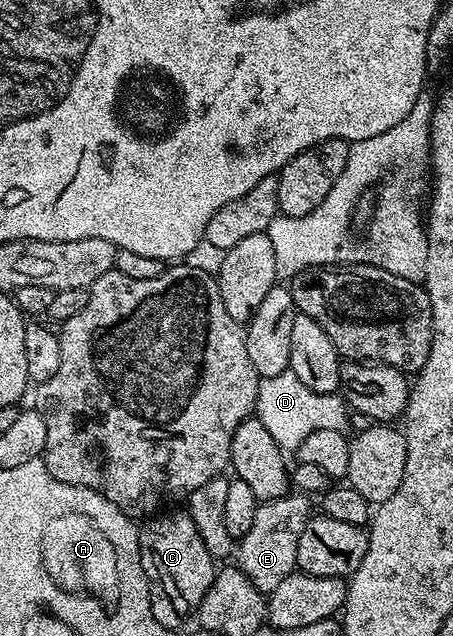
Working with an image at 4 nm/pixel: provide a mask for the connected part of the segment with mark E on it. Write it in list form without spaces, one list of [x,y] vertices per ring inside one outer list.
[[[289,492],[283,498],[260,504],[257,516],[253,516],[253,528],[238,539],[237,565],[265,596],[270,596],[273,588],[277,588],[285,576],[296,573],[297,540],[301,540],[301,532],[312,513],[310,501],[312,499],[306,493]]]

